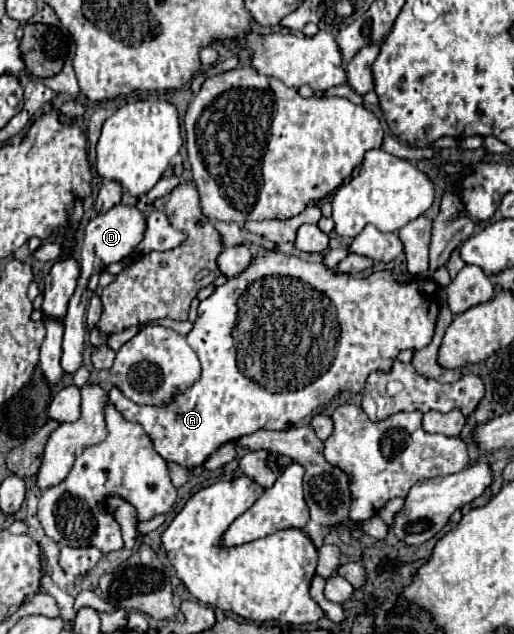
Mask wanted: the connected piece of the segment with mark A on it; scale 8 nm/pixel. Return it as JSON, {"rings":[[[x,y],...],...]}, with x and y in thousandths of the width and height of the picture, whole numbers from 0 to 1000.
{"rings":[[[496,399],[492,418],[484,418],[477,431],[442,440],[438,450],[422,453],[422,459],[387,481],[387,497],[364,528],[364,541],[391,569],[391,598],[360,620],[344,620],[340,632],[325,642],[263,639],[228,610],[216,614],[212,632],[228,639],[247,664],[282,674],[302,699],[302,711],[321,727],[337,727],[372,743],[395,733],[434,699],[461,696],[500,677],[562,677],[656,620],[702,620],[722,585],[757,585],[776,554],[823,550],[839,541],[858,487],[854,475],[854,453],[842,440],[800,437],[780,446],[765,427],[730,427],[702,440],[652,434],[621,412],[593,415],[582,405],[551,399]]]}

